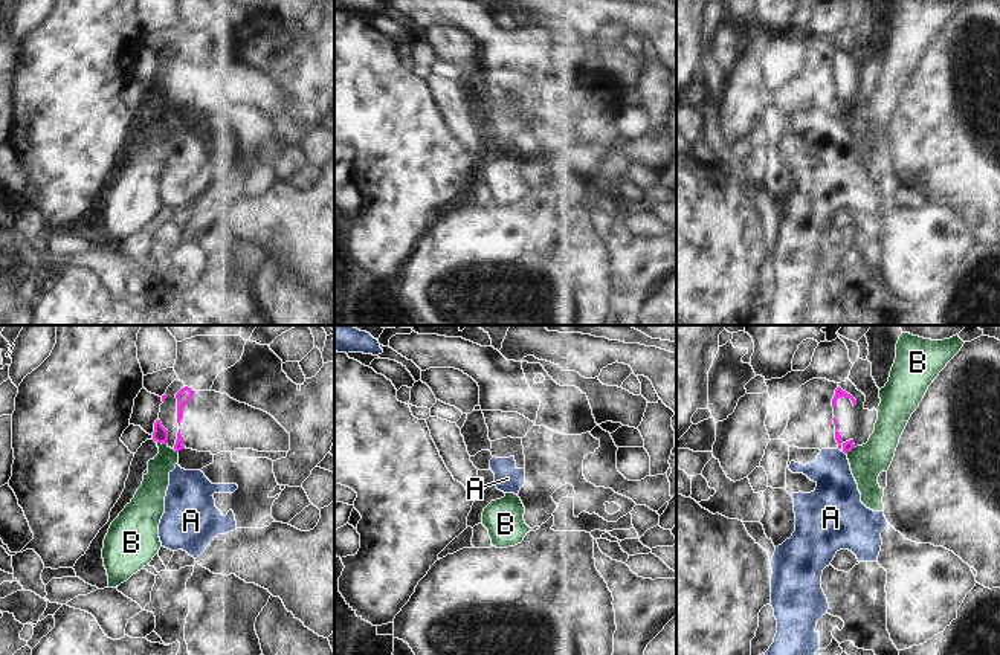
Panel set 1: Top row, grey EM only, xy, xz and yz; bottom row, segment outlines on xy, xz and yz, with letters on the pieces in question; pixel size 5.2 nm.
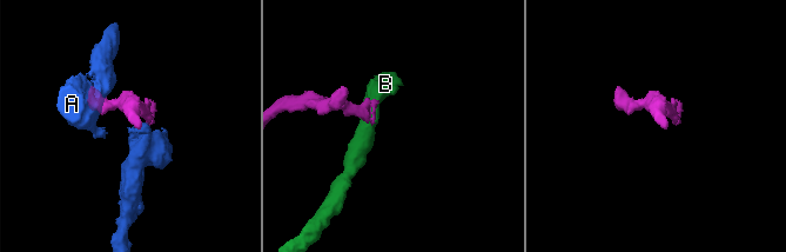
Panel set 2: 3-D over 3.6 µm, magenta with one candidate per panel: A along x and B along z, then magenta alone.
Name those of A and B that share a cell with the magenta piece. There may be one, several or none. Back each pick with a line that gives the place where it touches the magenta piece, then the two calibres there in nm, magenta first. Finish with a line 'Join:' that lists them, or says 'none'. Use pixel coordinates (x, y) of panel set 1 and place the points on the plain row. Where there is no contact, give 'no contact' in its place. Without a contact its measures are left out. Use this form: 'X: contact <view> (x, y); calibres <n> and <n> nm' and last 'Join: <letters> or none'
Join: none

